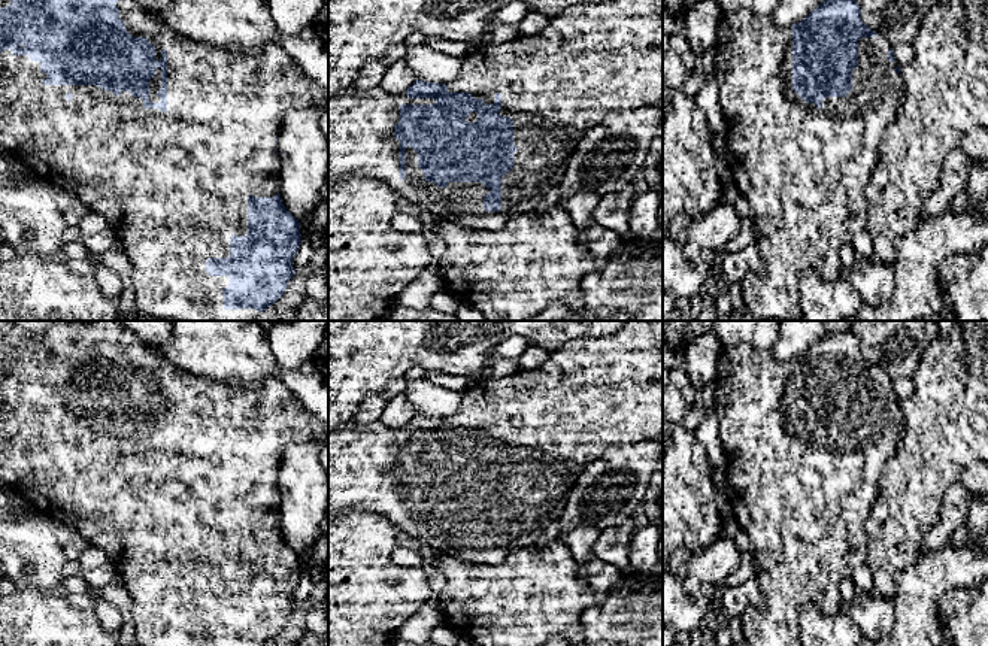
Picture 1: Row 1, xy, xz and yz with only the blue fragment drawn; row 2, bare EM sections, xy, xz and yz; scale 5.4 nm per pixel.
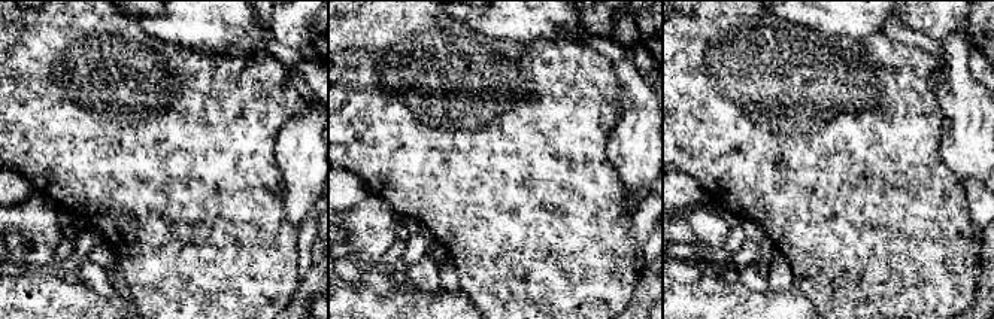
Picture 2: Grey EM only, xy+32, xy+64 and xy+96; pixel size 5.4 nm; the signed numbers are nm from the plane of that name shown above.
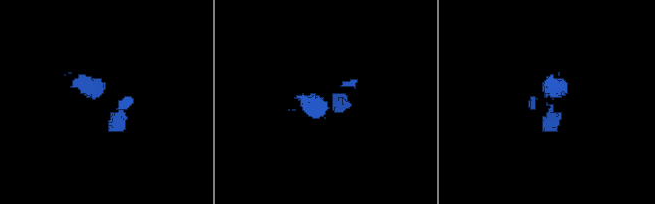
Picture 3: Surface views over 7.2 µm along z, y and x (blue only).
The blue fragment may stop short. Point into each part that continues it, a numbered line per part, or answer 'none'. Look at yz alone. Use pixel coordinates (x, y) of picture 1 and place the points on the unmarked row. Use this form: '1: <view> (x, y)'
1: yz (802, 503)

